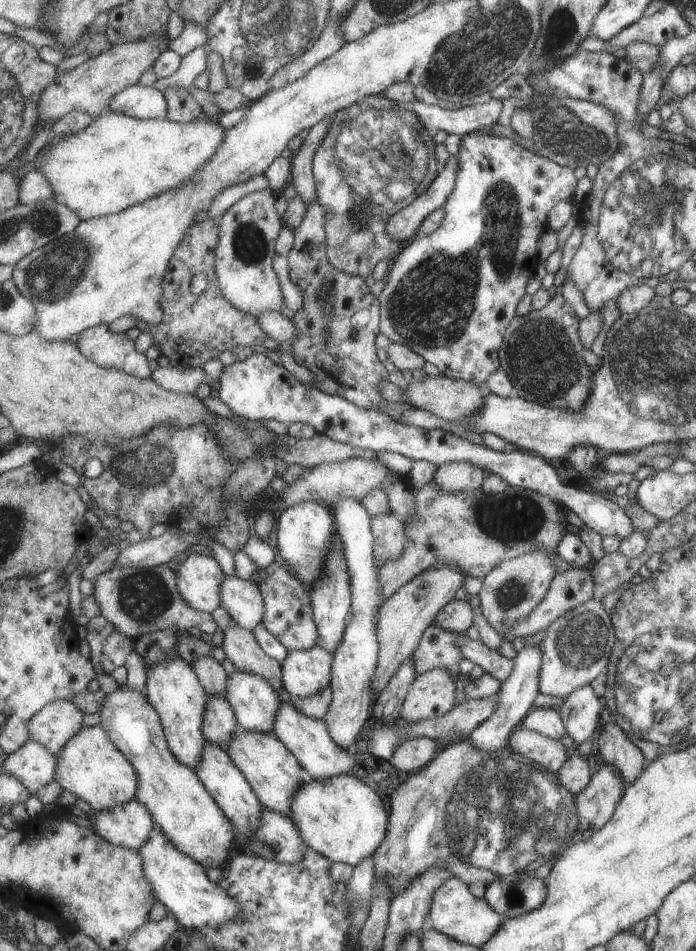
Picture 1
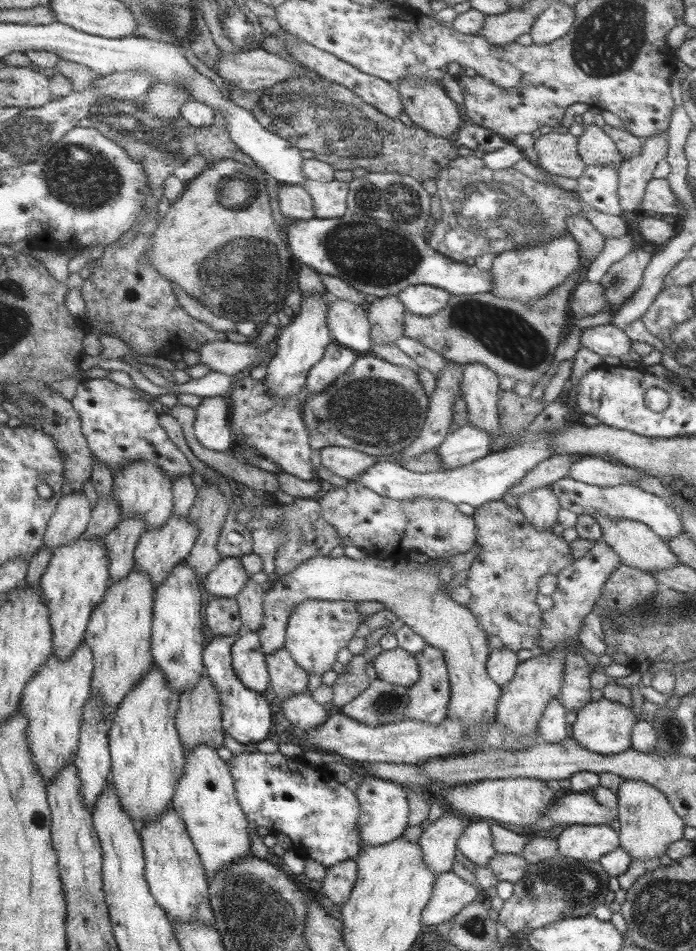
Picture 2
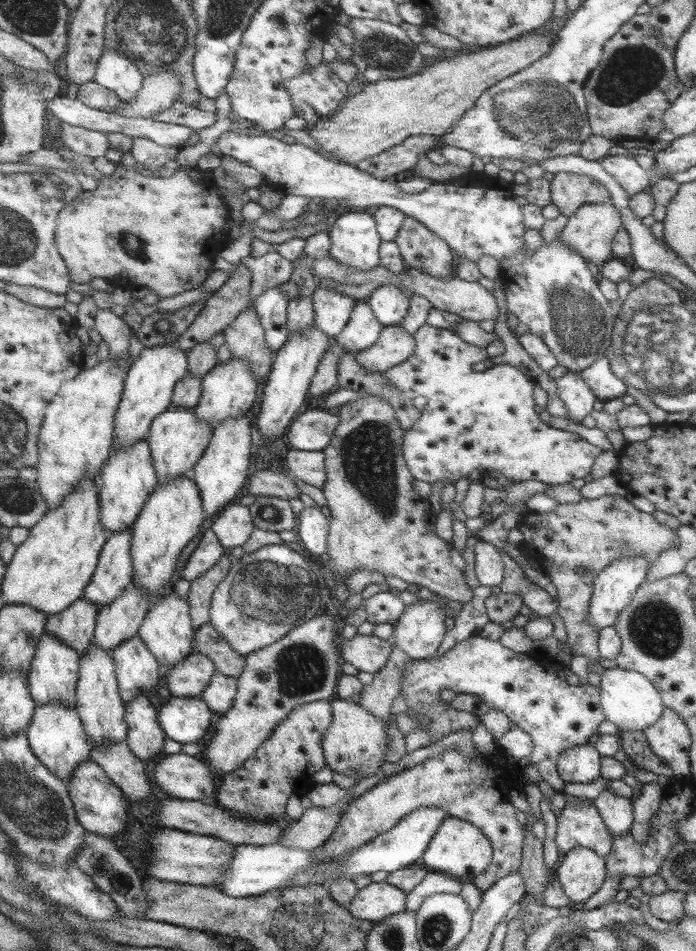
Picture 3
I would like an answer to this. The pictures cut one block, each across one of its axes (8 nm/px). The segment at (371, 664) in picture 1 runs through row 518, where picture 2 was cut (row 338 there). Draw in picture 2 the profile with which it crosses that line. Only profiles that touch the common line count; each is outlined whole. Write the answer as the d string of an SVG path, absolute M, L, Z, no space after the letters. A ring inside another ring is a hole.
M332 298L327 315L334 342L352 349L357 354L371 354L371 322L366 306L347 299Z

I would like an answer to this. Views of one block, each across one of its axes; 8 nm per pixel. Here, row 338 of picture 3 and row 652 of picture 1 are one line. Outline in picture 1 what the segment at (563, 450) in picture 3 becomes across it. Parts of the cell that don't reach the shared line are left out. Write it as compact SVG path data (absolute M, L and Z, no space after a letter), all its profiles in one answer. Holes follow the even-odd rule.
M432 624L423 632L421 643L413 658L417 675L423 675L433 668L448 669L456 683L458 676L464 672L465 657L459 639L465 635L461 632L447 631Z

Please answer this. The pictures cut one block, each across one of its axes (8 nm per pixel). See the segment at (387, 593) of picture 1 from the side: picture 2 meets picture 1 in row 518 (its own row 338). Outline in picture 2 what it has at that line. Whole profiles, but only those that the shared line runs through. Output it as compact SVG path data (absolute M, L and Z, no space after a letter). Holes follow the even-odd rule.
M581 263L579 269L567 278L563 285L557 286L550 294L533 300L530 304L500 298L490 292L462 296L451 295L447 306L430 317L422 317L407 311L404 322L405 336L420 341L424 346L435 350L449 361L462 365L482 363L500 377L512 376L517 382L532 382L536 385L544 378L544 374L550 370L550 364L554 362L554 352L561 343L560 336L562 336L564 322L566 322L566 308L572 298L572 292L577 289L576 284L582 280L580 272L583 268L584 265Z

